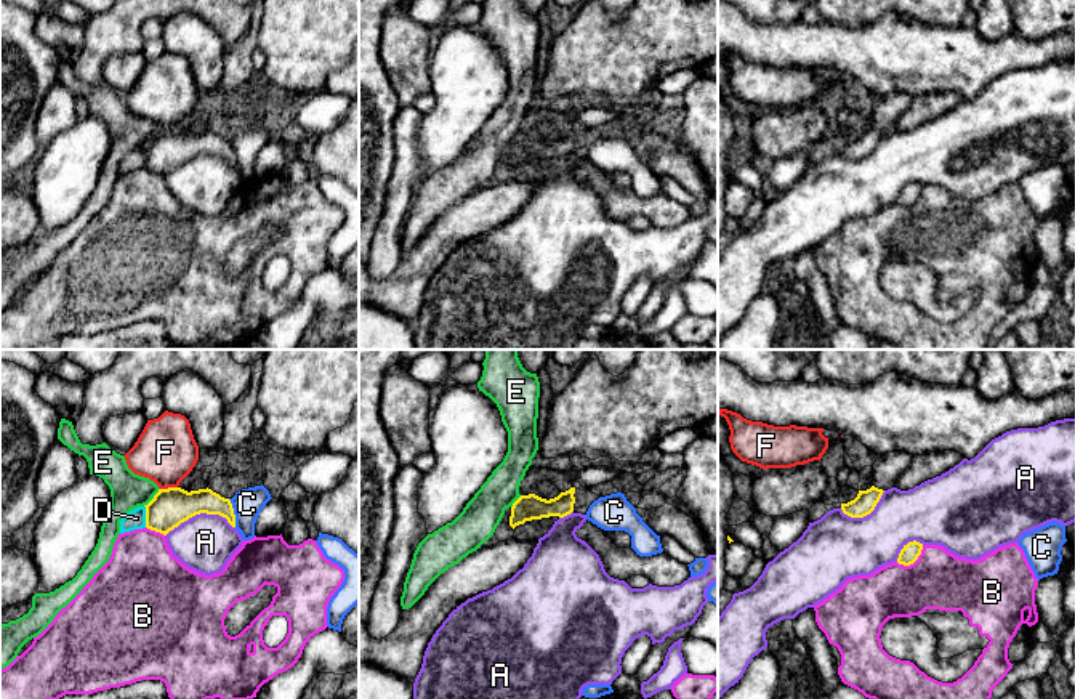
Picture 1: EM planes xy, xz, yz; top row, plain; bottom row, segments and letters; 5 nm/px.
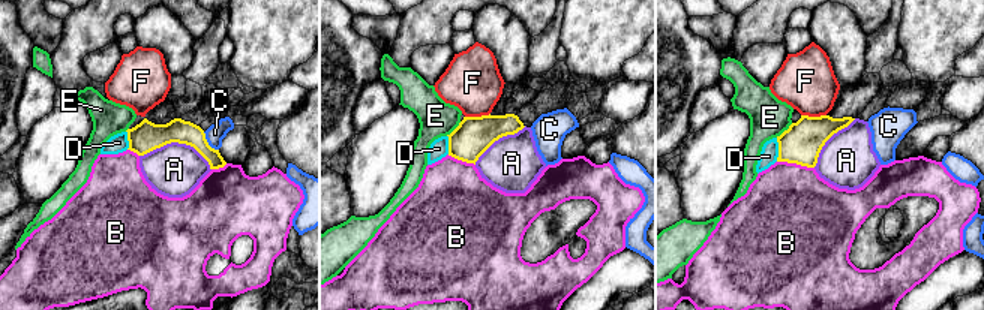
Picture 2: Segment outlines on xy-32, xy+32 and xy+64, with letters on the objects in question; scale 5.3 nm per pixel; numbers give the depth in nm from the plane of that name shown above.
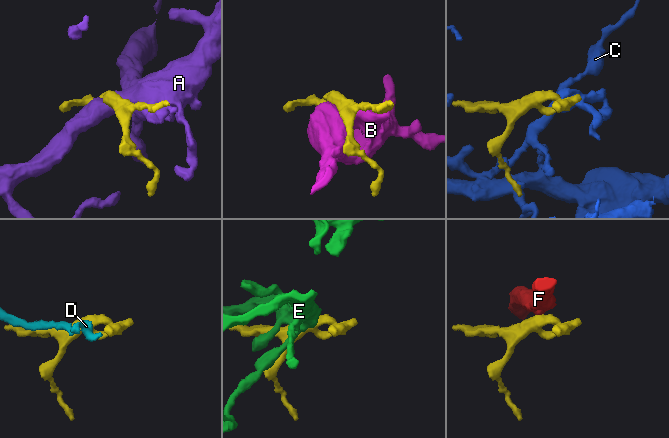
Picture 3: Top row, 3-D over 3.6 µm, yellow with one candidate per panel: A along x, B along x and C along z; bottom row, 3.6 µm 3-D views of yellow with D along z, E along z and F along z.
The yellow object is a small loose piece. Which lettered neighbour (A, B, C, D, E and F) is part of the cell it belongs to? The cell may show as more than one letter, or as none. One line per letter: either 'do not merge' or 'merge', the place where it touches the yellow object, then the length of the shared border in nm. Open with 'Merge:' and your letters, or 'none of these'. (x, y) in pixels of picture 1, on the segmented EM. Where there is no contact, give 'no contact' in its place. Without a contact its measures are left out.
Merge: none of these
A: do not merge; contact xy (199, 513); length 360 nm
B: do not merge; contact yz (912, 563); length 170 nm
C: do not merge; contact xy (233, 513); length 150 nm
D: do not merge; contact xy (146, 517); length 110 nm
E: do not merge; contact xy (152, 499); length 120 nm
F: do not merge; contact xy (169, 488); length 100 nm

